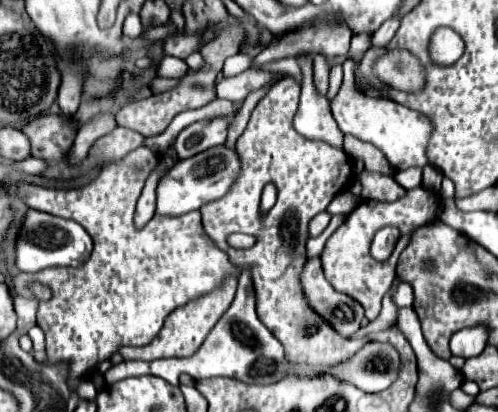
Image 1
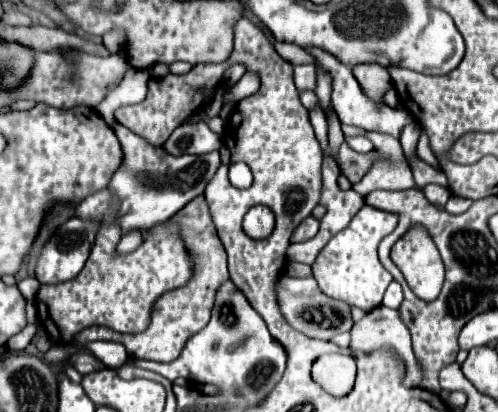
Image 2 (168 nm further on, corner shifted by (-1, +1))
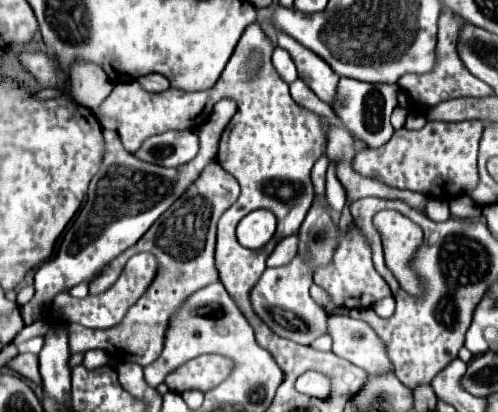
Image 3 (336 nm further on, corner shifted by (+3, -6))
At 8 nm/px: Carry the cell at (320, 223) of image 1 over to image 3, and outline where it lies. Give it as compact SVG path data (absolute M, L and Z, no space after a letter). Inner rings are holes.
M290 235L282 239L268 257L268 267L280 267L290 263L296 257L296 251L298 251L298 235Z

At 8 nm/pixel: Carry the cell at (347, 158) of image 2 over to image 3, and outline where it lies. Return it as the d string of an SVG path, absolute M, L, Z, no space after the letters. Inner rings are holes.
M428 121L420 131L400 129L394 137L378 147L364 149L358 153L358 159L352 161L356 173L364 177L372 177L388 187L410 189L424 193L436 199L450 199L456 195L464 195L472 191L478 183L476 157L478 157L478 141L482 135L482 121Z

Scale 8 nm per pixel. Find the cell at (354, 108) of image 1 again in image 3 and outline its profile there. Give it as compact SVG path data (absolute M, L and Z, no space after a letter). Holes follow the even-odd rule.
M278 35L278 45L286 49L294 59L298 67L298 77L304 79L304 83L308 83L308 87L322 101L332 105L340 77L330 69L330 65L322 57L312 55L312 51L308 51L306 47L300 47L300 43L296 43L294 39L288 39L288 35Z

